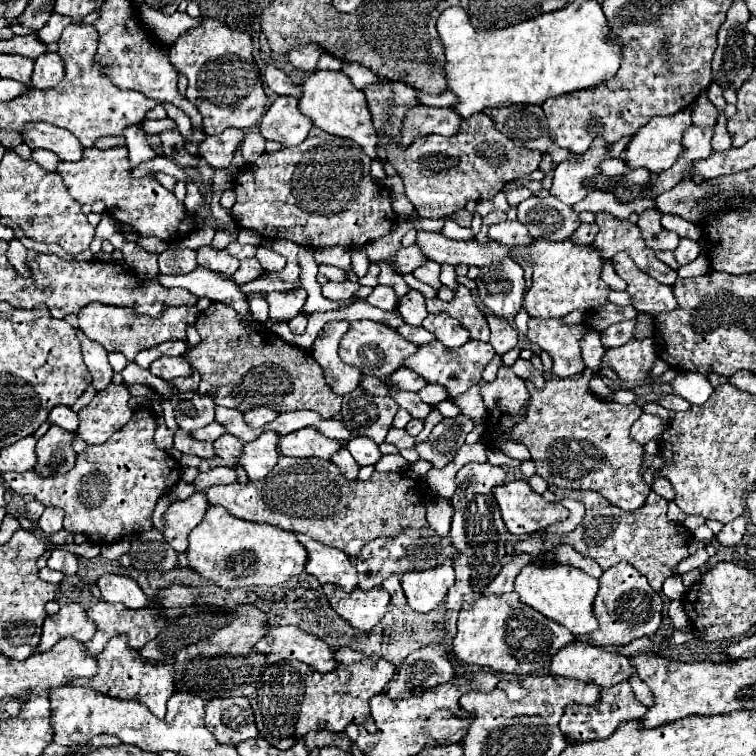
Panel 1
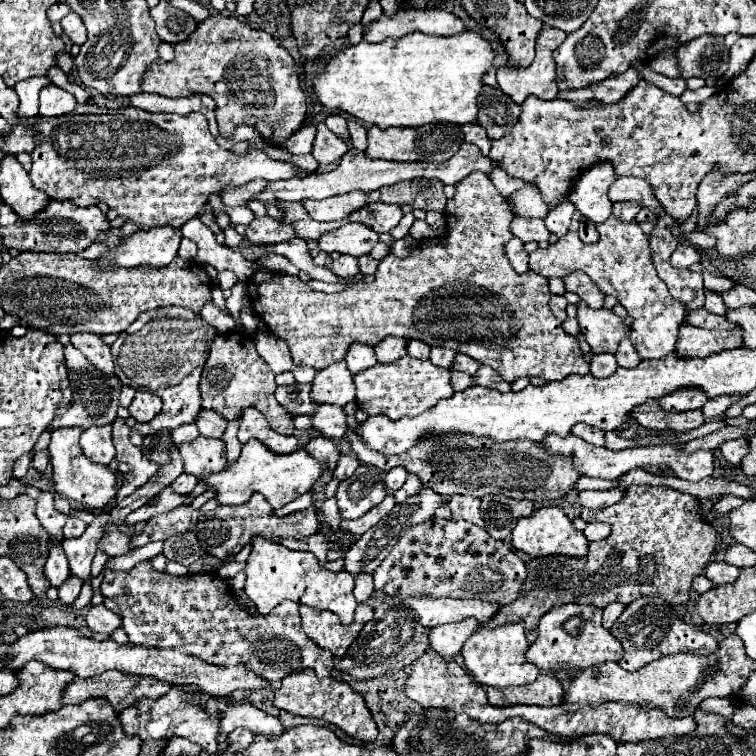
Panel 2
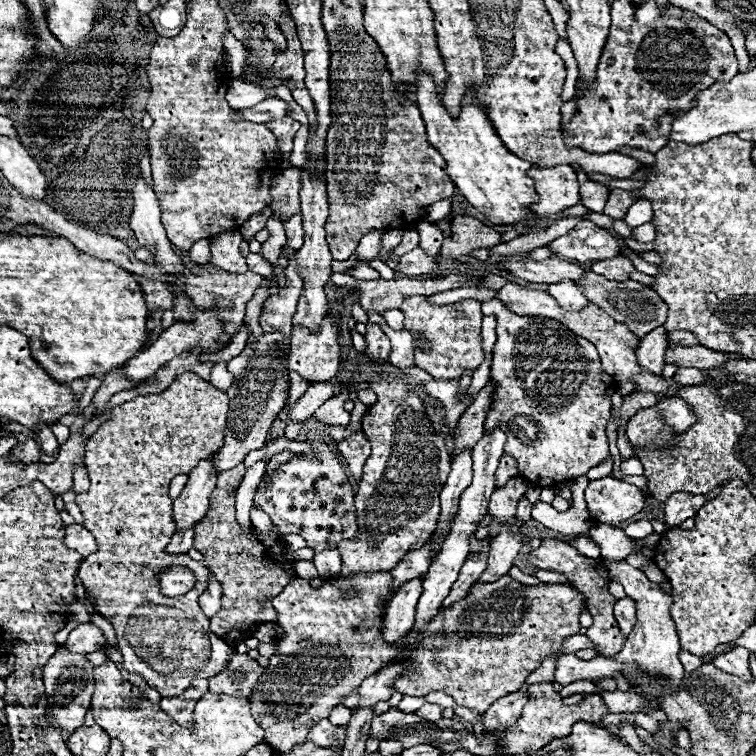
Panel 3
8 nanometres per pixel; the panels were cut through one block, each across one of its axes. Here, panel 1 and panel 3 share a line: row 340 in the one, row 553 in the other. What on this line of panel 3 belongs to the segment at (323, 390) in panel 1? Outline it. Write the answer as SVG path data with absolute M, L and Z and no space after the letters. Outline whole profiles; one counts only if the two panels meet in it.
M238 464L234 470L226 470L218 476L218 482L216 482L216 488L210 496L210 508L208 508L208 514L204 516L204 520L194 528L194 548L204 556L204 562L208 568L212 568L212 572L216 574L218 582L222 584L222 610L212 616L210 620L210 630L222 638L232 650L248 640L248 638L254 638L254 632L260 624L266 624L266 622L276 622L278 620L278 614L272 606L272 598L278 596L290 582L292 578L296 578L296 568L294 568L294 560L288 560L286 558L286 536L282 532L278 532L276 528L270 532L270 534L258 534L254 528L252 530L242 530L238 520L236 520L236 514L234 514L234 488L238 488L238 484L242 482L244 478L244 466Z

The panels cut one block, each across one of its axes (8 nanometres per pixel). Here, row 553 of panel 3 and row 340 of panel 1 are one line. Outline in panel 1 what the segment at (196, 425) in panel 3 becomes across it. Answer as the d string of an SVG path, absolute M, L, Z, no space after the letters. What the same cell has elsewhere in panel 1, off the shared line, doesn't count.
M92 302L78 312L78 322L80 322L80 330L90 340L96 340L108 352L114 352L114 350L122 352L128 361L132 362L140 350L154 348L154 346L158 346L166 340L172 340L172 338L184 340L186 338L186 326L190 322L194 322L196 316L198 316L198 310L194 306L190 306L190 308L186 308L186 306L164 308L162 316L150 318L146 314L134 312L134 308L128 308L128 306L108 306L108 304Z

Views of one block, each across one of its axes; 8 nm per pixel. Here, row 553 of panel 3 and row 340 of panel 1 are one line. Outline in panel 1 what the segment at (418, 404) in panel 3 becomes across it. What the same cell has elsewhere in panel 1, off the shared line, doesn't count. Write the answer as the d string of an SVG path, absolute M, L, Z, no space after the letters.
M356 320L350 324L348 332L342 336L340 340L340 358L344 364L356 366L360 368L366 376L376 376L376 378L386 378L392 372L396 372L402 362L414 354L418 350L416 344L404 340L394 328L380 324L380 322L372 322L372 320Z

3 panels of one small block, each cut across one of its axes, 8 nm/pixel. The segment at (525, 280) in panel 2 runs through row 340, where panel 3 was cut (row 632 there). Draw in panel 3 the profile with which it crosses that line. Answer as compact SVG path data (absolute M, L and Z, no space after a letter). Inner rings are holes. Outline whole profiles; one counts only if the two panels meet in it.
M390 572L354 574L346 580L326 580L314 590L308 580L296 577L272 600L286 636L276 642L276 654L250 696L252 716L266 730L270 748L286 752L304 742L310 726L326 718L346 694L358 690L362 678L398 656L402 640L386 644L380 636L382 598L390 594L390 582ZM508 574L502 576L500 580L492 582L492 584L474 584L472 590L468 592L468 596L466 596L462 602L450 606L448 610L438 610L438 614L434 616L434 620L430 622L430 626L426 626L428 630L420 634L418 644L416 644L414 650L410 652L410 658L408 658L408 662L406 662L406 674L402 674L402 678L396 680L394 690L400 692L400 694L408 694L408 696L426 696L426 694L430 694L430 692L444 692L444 694L450 694L450 696L456 700L458 706L474 708L474 710L478 710L478 712L486 712L486 710L490 708L490 702L496 702L498 698L520 690L520 686L522 686L522 682L526 680L526 676L532 674L532 672L542 664L544 658L548 658L548 656L552 656L552 654L558 654L558 652L562 650L564 640L566 640L568 636L578 634L578 630L580 630L580 614L582 614L584 608L586 608L584 596L582 596L578 590L574 590L570 584L538 584L538 586L526 586L526 584L520 584L518 580L514 580L514 578L508 576ZM350 588L356 588L358 596L344 600L342 594Z

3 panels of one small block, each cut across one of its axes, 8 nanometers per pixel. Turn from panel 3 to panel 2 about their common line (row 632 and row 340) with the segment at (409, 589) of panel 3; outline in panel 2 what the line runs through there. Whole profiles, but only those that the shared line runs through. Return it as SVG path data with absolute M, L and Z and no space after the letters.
M386 338L374 346L376 360L380 364L390 364L402 356L406 356L406 338Z

